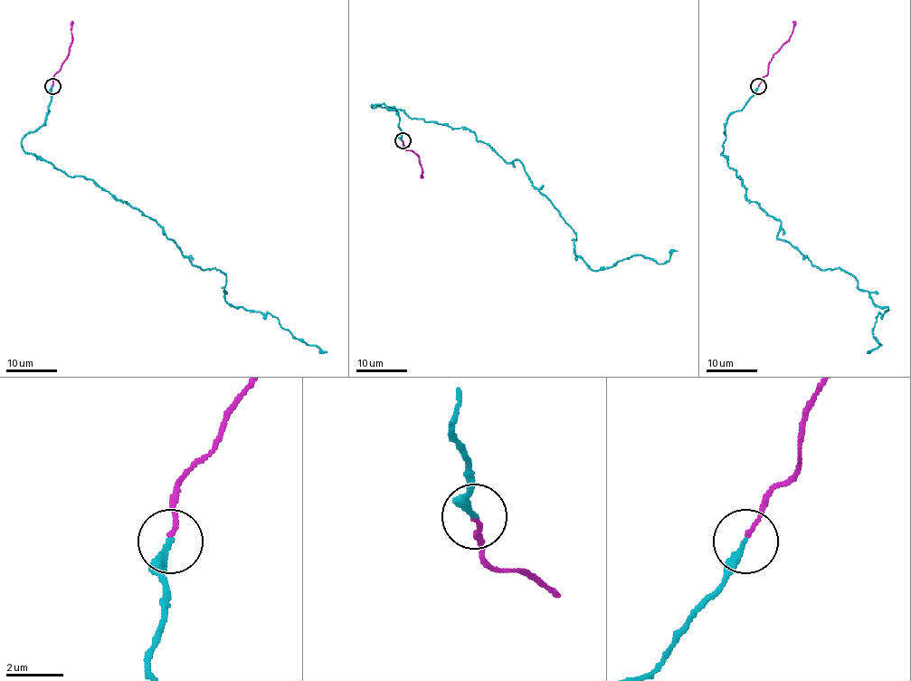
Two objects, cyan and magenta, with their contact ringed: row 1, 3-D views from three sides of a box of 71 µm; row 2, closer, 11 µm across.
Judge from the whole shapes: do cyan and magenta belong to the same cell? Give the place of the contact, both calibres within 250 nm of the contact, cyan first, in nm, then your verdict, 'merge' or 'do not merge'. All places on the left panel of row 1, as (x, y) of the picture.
at (52, 86); 240 nm thick on the cyan side, 140 nm on the other; merge

